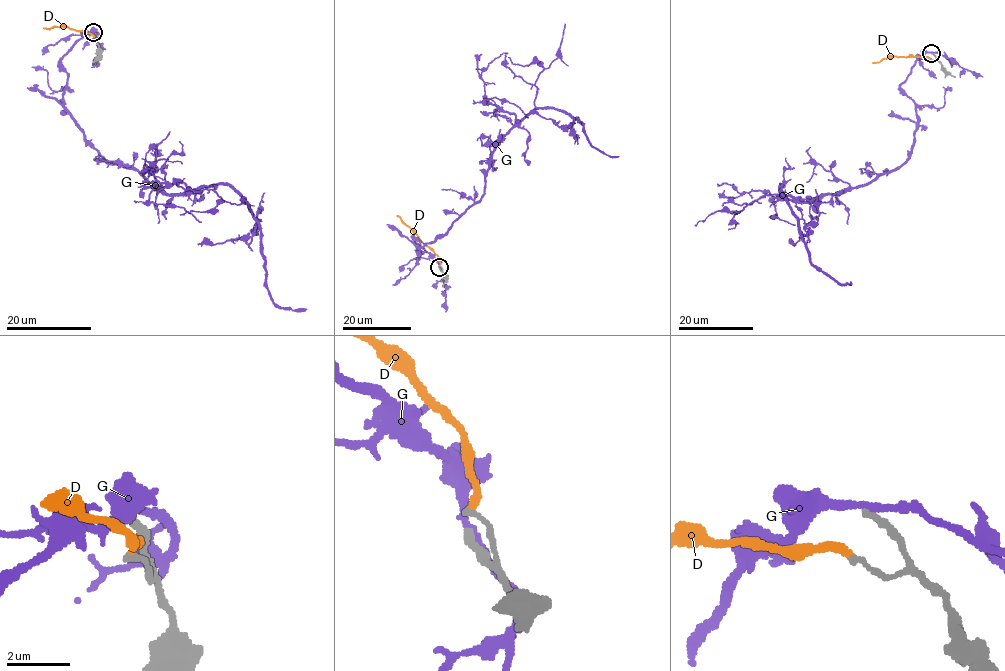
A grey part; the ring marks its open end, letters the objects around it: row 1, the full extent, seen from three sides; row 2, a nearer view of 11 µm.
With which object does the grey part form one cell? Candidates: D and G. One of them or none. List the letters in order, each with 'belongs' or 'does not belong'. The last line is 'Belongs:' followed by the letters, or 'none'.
D: does not belong
G: does not belong
Belongs: none

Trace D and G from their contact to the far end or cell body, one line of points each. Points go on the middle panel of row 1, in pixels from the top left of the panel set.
D: (440, 265), (439, 257), (397, 215)
G: (439, 269), (412, 238), (417, 249), (432, 243), (481, 198), (494, 147), (527, 115), (564, 112), (619, 156)

